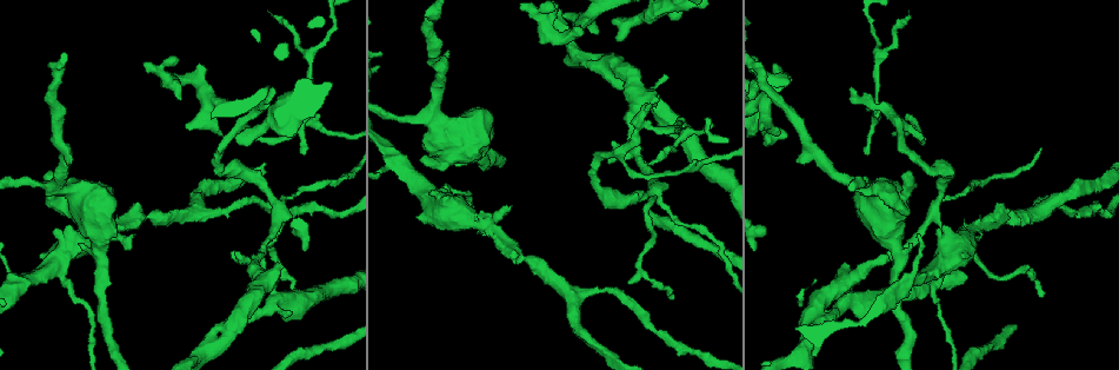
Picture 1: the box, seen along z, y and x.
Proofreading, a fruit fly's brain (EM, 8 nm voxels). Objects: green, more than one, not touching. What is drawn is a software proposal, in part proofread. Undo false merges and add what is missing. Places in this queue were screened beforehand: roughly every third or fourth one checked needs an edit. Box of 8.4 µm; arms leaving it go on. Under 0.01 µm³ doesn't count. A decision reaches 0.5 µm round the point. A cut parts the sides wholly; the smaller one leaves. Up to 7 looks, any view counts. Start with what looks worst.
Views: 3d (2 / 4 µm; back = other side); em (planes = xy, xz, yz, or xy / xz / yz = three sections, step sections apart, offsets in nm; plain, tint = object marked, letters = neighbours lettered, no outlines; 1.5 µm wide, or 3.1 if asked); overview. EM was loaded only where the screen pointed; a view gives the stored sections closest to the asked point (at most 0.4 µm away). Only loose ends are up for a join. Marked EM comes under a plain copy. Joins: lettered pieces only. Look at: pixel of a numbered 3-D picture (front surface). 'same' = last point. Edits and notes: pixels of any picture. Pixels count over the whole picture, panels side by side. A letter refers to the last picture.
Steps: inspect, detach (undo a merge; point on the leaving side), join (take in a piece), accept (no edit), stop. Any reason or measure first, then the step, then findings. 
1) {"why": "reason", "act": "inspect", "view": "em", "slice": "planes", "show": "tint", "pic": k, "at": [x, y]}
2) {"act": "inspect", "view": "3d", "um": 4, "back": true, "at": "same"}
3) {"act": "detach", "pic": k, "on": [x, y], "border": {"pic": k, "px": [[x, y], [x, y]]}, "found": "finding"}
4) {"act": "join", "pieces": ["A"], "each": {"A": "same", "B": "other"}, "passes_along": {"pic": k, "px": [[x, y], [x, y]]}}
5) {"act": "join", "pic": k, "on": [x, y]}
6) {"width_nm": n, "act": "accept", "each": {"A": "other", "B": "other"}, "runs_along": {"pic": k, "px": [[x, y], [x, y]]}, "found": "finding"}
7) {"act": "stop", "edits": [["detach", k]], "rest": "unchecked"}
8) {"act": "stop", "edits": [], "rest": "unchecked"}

{"why": "a narrow waist", "act": "inspect", "view": "3d", "um": 4, "pic": 1, "at": [872, 106]}

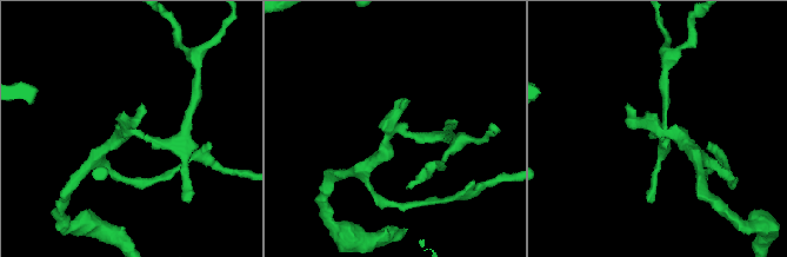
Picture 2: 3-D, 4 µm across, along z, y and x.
{"why": "shape alone is not enough", "act": "inspect", "view": "em", "slice": "planes", "show": "letters", "pic": 2, "at": [659, 130]}

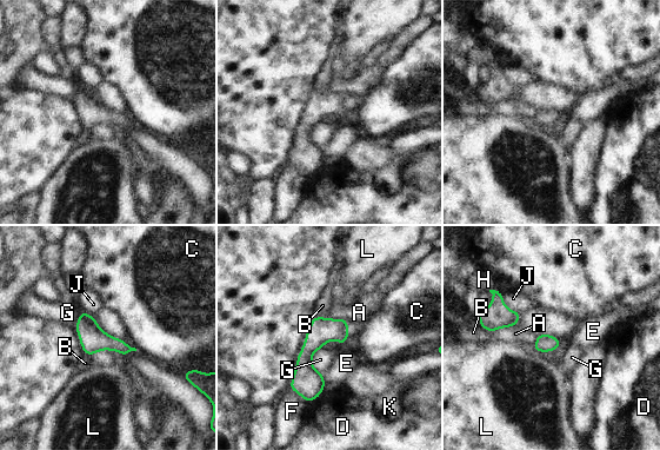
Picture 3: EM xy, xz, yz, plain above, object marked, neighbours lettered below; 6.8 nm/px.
{"longest_contact_nm": ["A", 200], "act": "accept", "each": {"A": "other", "B": "other", "C": "other", "D": "other", "E": "other", "F": "other", "G": "other", "H": "other", "J": "other", "K": "other", "L": "other"}, "found": "one neuron here"}

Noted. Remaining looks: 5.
{"why": "thick turns thin", "act": "inspect", "view": "3d", "um": 4, "pic": 1, "at": [496, 217]}

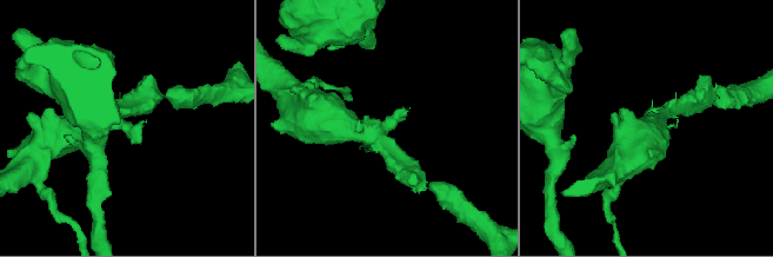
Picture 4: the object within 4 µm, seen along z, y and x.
{"act": "inspect", "view": "em", "slice": "planes", "show": "letters", "pic": 4, "at": [123, 127]}

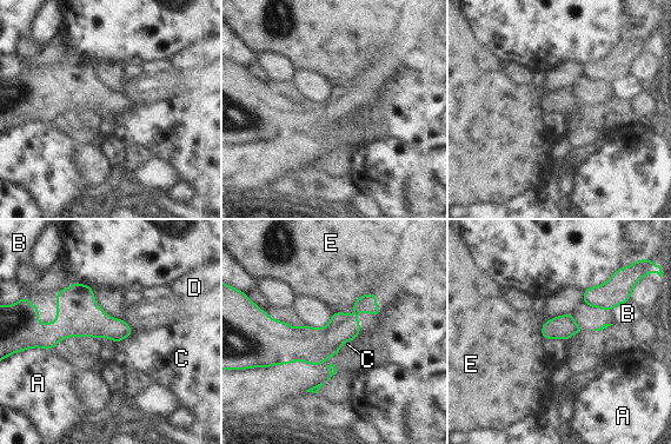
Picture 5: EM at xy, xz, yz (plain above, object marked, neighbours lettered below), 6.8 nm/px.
{"act": "accept", "each": {"A": "other", "B": "other", "C": "other", "D": "other", "E": "other"}, "border": {"pic": 5, "px": [[133, 331], [127, 337], [114, 343]]}, "found": "one neuron here"}

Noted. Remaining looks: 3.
{"why": "three arms meet", "act": "inspect", "view": "em", "slice": "planes", "show": "letters", "pic": 1, "at": [908, 281]}

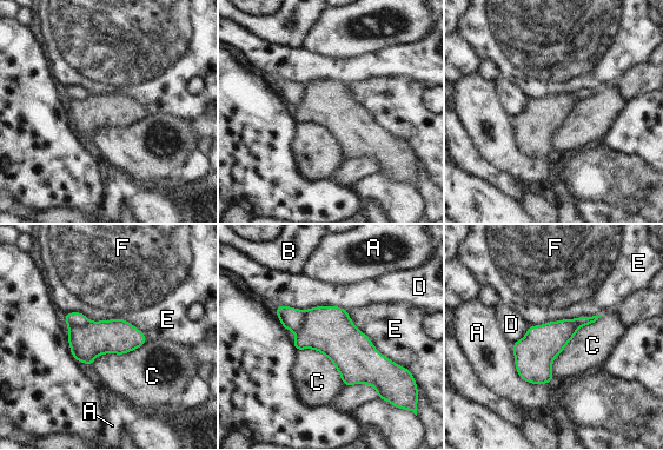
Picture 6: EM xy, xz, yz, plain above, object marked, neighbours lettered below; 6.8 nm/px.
{"act": "detach", "pic": 6, "on": [330, 330], "each": {"A": "other", "B": "other", "C": "other", "D": "other", "E": "other", "F": "other"}, "border": {"pic": 6, "px": [[304, 311], [304, 322], [297, 333]]}, "found": "two neurons meet here"}

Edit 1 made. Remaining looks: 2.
{"act": "stop", "edits": [["detach", 6]], "rest": "unchecked"}

